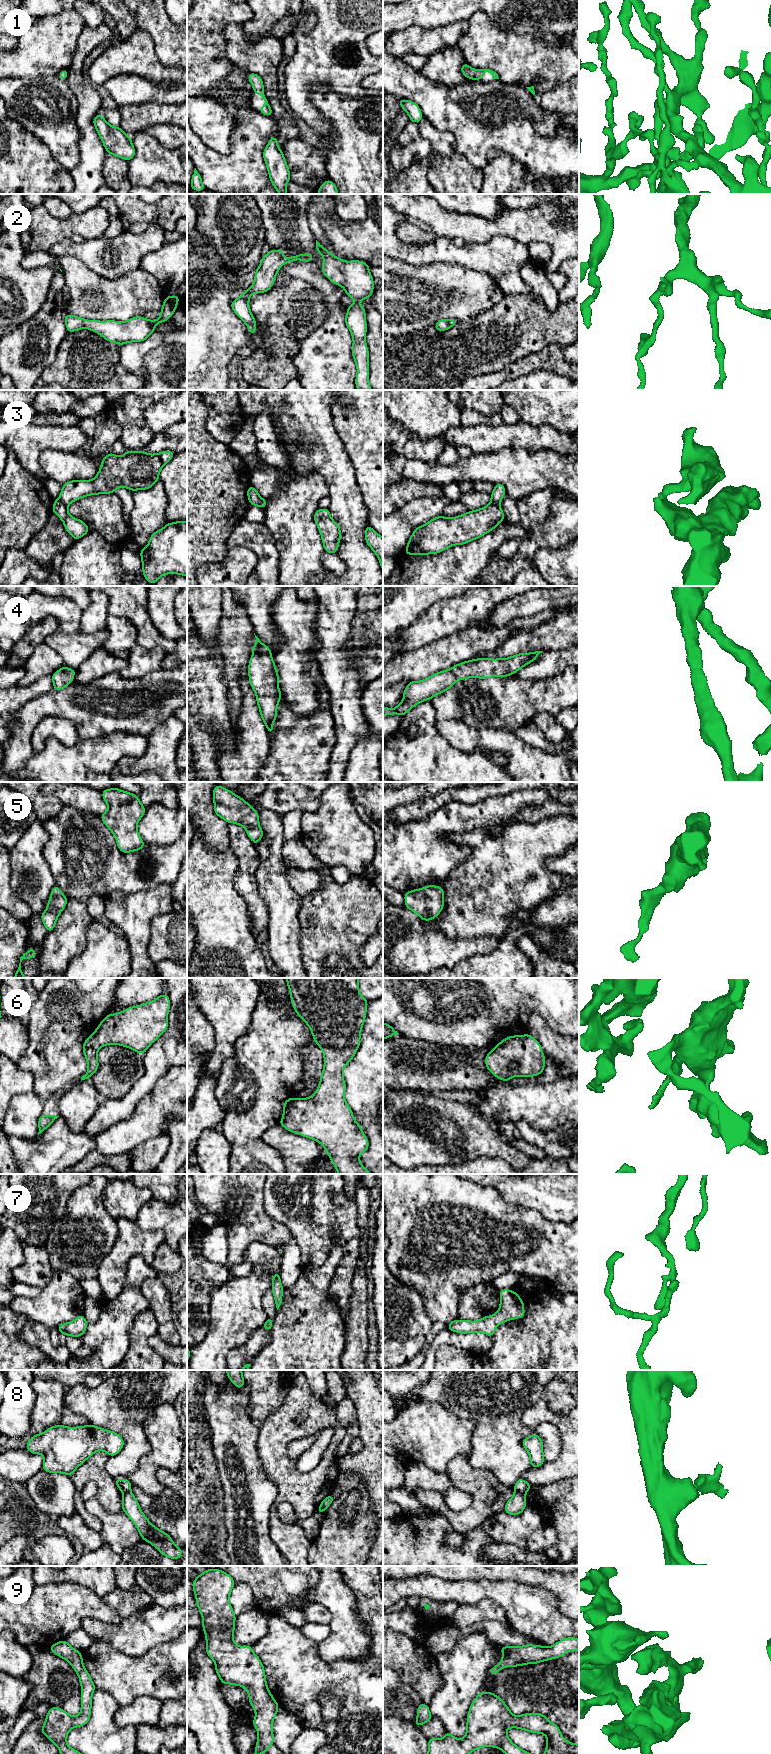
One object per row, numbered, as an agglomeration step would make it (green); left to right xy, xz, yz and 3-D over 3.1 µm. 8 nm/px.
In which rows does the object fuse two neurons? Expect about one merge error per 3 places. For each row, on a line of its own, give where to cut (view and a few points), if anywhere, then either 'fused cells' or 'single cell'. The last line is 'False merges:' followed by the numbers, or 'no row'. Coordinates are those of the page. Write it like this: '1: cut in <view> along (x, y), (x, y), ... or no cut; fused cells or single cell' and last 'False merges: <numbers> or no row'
1: no cut; single cell
2: no cut; single cell
3: cut in yz along (491, 500), (499, 505); fused cells
4: no cut; single cell
5: no cut; single cell
6: no cut; single cell
7: no cut; single cell
8: cut in yz along (515, 1490), (524, 1495); fused cells
9: no cut; single cell
False merges: 3, 8

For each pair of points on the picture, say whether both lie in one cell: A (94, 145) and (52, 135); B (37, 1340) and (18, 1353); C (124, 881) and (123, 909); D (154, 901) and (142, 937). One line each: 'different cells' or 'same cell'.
A: different cells
B: different cells
C: different cells
D: same cell

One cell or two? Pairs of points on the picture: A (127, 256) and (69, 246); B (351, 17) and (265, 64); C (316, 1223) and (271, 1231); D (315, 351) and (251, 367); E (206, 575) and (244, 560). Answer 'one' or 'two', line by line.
A: one
B: two
C: two
D: two
E: one

